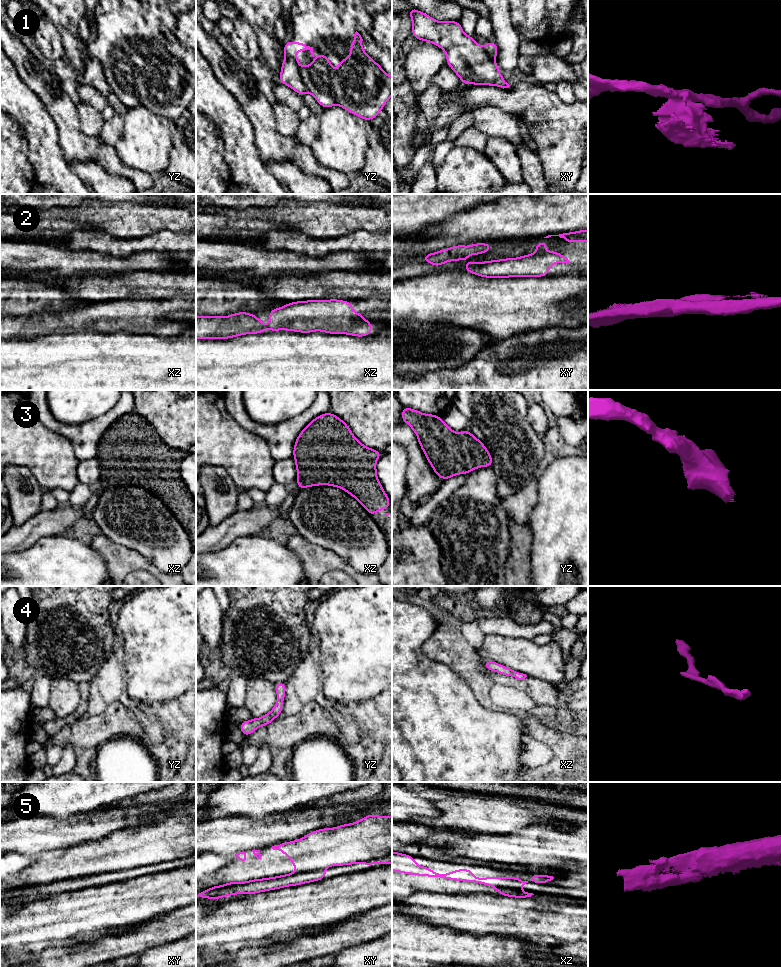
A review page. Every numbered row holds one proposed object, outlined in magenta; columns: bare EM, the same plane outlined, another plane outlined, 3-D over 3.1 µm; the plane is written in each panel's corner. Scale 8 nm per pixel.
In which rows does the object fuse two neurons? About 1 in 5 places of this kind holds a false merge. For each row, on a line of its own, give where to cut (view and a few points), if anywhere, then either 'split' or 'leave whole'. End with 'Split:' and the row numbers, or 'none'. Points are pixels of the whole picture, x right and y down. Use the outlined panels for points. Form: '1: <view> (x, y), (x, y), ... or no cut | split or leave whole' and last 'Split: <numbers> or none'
1: yz (298, 66), (298, 72), (307, 90) | split
2: no cut | leave whole
3: no cut | leave whole
4: no cut | leave whole
5: no cut | leave whole
Split: 1

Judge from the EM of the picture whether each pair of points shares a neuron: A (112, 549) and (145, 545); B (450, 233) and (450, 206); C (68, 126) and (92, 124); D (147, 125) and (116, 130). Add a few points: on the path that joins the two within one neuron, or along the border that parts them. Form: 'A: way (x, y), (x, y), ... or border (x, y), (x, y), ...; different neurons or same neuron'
A: border (108, 537), (137, 550), (149, 560); different neurons
B: border (472, 207), (450, 215), (438, 223), (429, 226); different neurons
C: border (74, 105), (78, 127), (85, 134), (94, 137); different neurons
D: border (124, 116), (122, 135), (113, 145); different neurons

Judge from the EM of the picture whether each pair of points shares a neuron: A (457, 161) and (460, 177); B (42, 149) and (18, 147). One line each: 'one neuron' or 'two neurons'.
A: one neuron
B: two neurons

